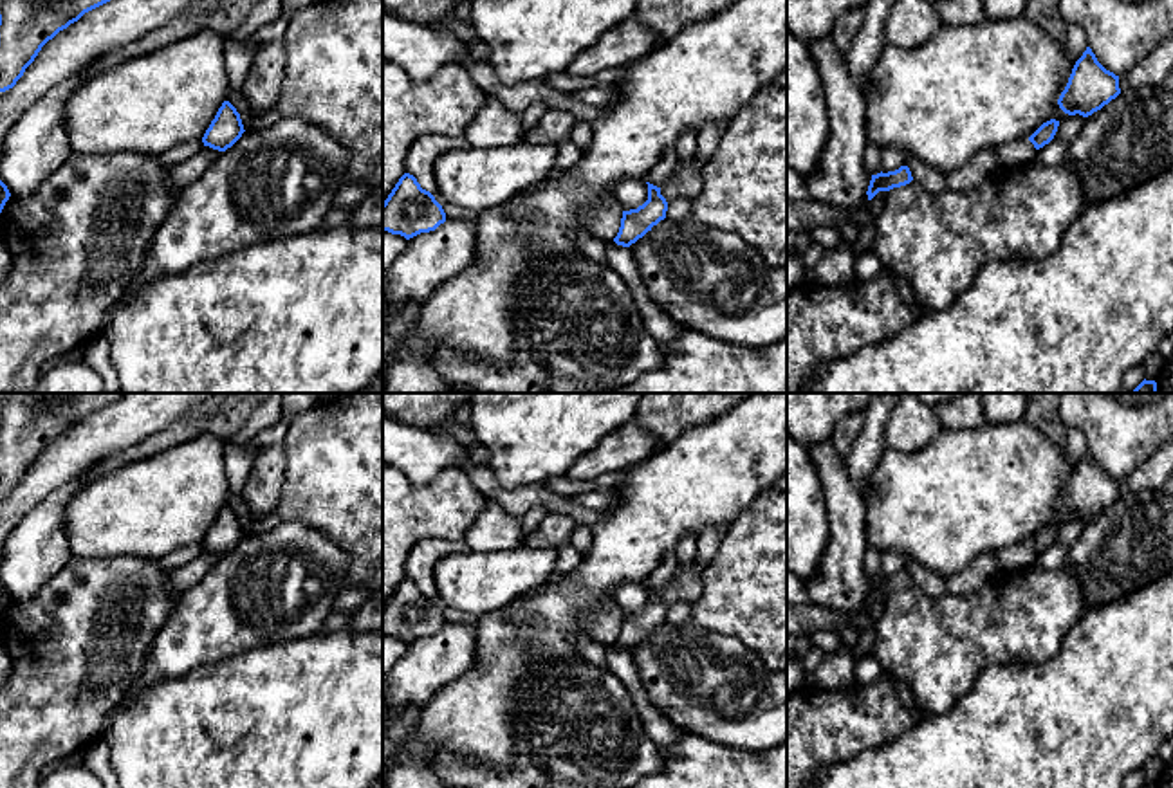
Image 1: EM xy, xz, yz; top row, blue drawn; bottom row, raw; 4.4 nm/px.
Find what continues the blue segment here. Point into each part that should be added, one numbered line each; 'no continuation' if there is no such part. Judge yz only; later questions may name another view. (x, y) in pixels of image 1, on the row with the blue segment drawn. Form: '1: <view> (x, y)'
no continuation

